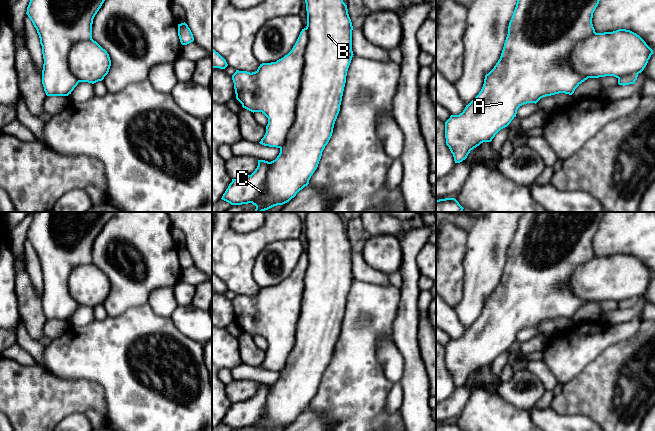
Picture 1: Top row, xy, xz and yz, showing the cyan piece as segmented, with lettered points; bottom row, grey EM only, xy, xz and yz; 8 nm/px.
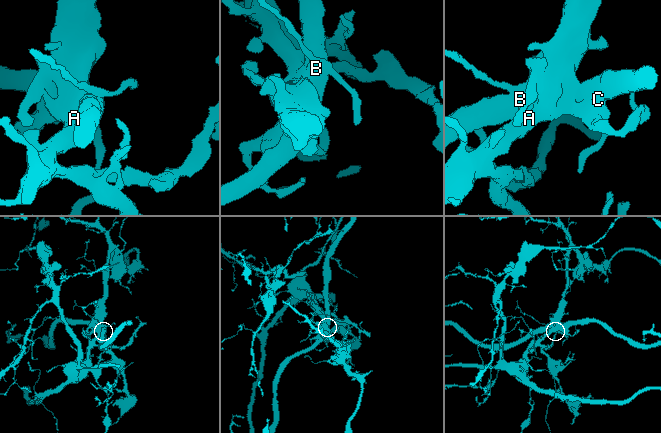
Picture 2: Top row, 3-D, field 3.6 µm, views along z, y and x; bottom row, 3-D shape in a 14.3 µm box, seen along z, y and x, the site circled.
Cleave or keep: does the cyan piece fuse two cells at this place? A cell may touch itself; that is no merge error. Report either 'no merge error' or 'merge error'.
merge error

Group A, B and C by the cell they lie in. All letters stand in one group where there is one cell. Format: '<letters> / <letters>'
A C / B

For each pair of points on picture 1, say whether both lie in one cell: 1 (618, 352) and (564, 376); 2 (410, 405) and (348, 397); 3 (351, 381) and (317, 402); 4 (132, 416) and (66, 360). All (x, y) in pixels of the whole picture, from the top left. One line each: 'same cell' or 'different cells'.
1: different cells
2: different cells
3: same cell
4: same cell

